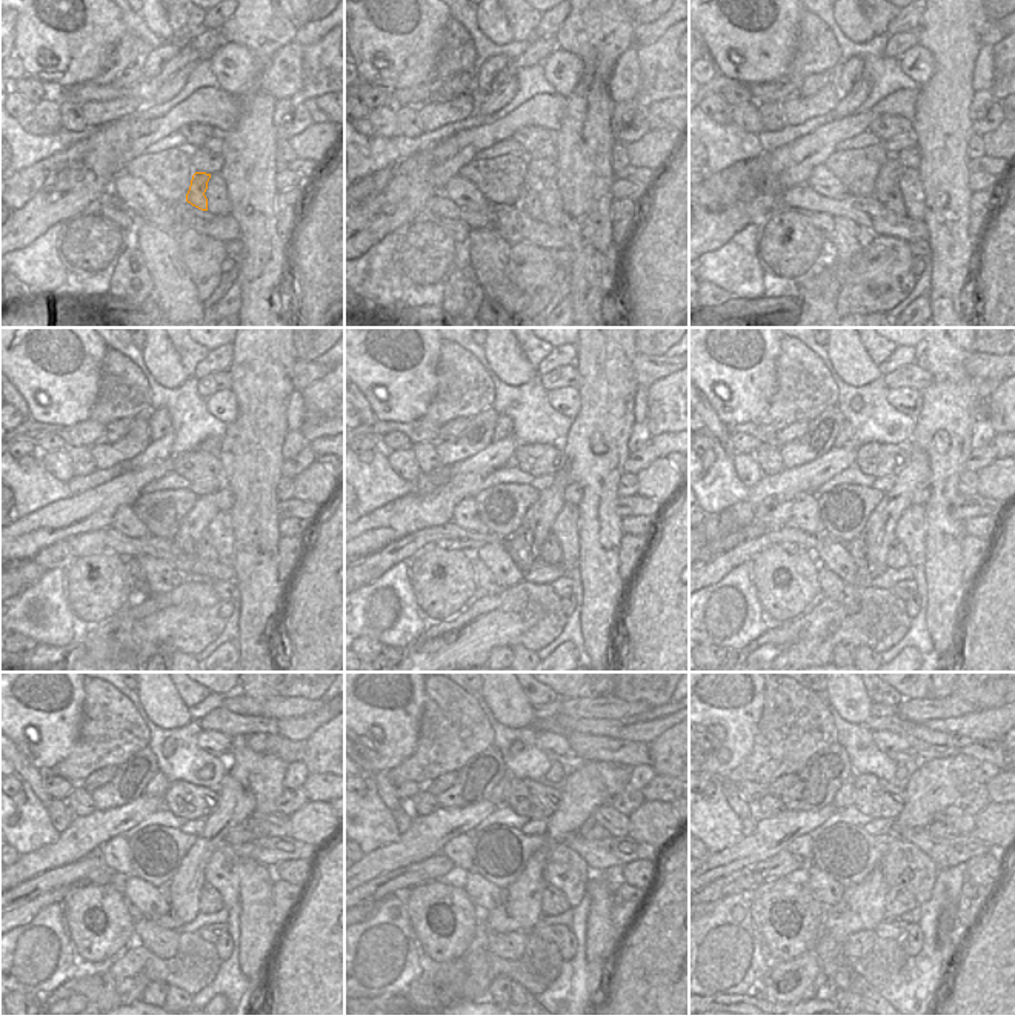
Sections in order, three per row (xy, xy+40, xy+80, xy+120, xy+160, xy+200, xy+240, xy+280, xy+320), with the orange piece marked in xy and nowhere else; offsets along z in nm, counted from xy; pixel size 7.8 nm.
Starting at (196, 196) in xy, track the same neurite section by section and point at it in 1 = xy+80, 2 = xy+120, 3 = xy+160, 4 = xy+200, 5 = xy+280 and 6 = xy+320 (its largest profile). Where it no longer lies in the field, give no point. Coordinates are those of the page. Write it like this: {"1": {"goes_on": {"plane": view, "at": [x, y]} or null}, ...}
{"1": {"goes_on": {"plane": "xy+80", "at": [894, 202]}}, "2": {"goes_on": {"plane": "xy+120", "at": [205, 548]}}, "3": {"goes_on": {"plane": "xy+160", "at": [551, 554]}}, "4": {"goes_on": {"plane": "xy+200", "at": [897, 557]}}, "5": {"goes_on": {"plane": "xy+280", "at": [554, 901]}}, "6": {"goes_on": {"plane": "xy+320", "at": [898, 901]}}}

